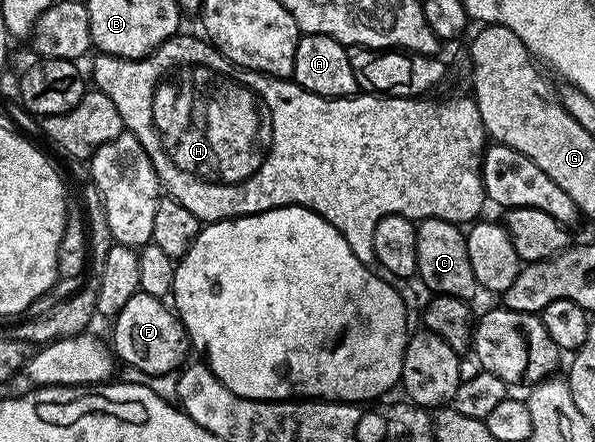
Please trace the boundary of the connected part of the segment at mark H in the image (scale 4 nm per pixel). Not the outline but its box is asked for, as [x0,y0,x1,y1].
[92,33,488,265]

